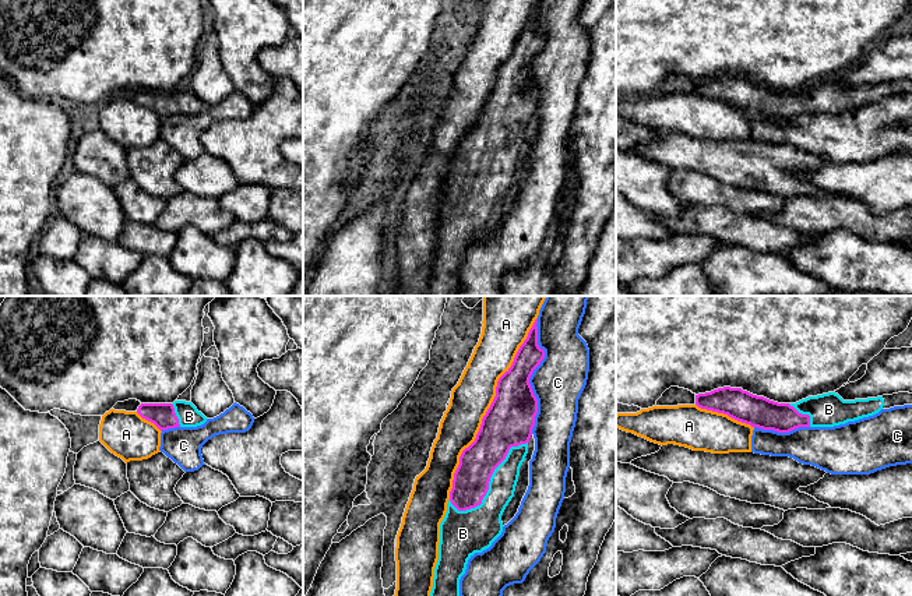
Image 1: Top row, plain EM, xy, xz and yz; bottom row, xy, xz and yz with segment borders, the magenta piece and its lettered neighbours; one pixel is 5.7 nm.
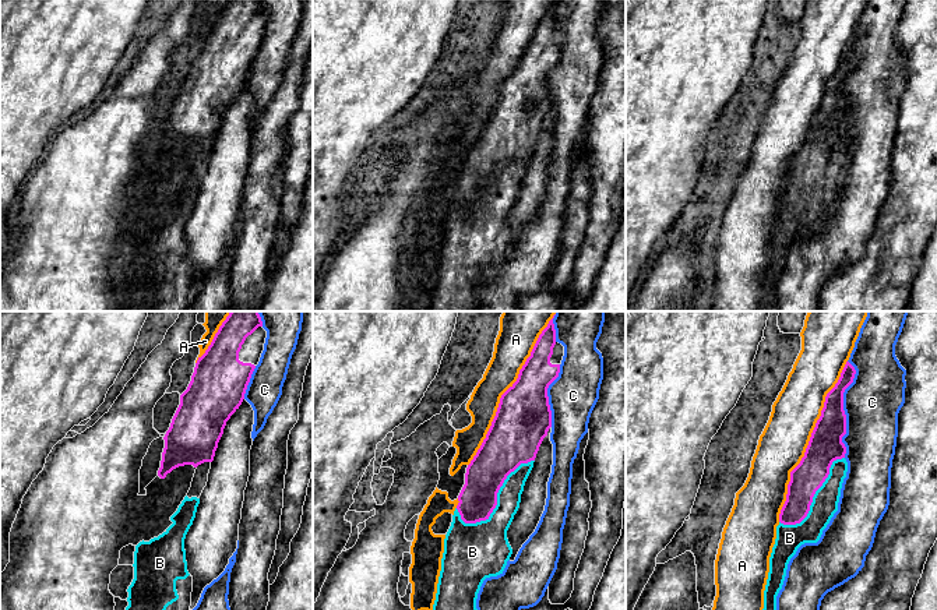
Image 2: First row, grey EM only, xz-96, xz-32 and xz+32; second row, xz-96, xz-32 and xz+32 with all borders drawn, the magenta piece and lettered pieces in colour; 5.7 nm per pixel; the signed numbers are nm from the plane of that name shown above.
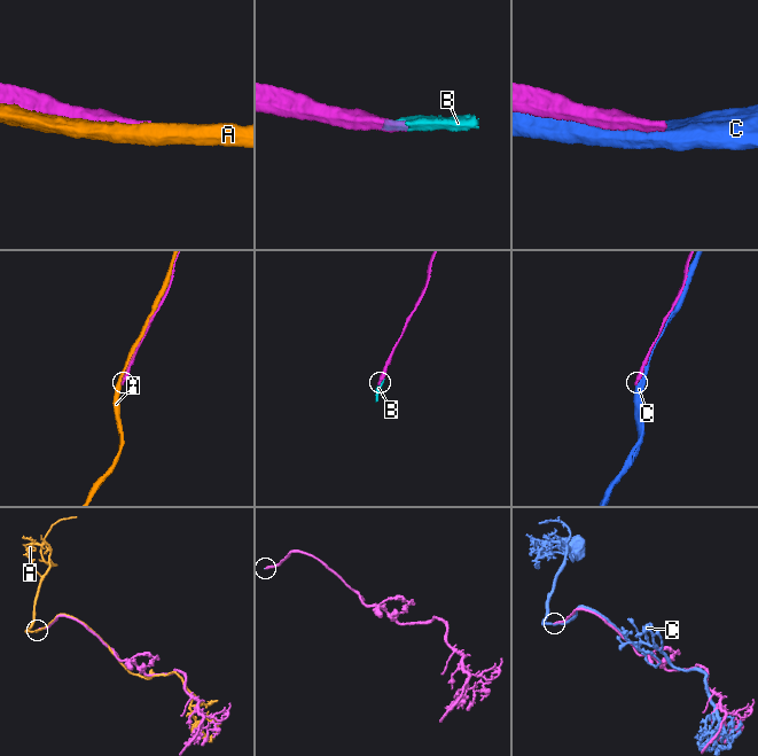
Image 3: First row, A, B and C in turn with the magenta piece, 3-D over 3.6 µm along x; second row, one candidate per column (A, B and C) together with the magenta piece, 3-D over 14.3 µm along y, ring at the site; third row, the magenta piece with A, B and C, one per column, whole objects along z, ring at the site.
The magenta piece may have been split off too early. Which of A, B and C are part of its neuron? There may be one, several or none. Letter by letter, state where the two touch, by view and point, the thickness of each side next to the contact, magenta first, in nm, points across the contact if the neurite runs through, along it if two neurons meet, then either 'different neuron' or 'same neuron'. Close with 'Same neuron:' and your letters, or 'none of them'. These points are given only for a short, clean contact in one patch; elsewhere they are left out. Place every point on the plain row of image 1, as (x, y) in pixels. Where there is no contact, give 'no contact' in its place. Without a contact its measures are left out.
A: xz (489, 95) | 280/240 nm | different neuron
B: xz (488, 170) | 200/220 nm | same neuron
C: xz (531, 62) | 260/300 nm | different neuron
Same neuron: B

